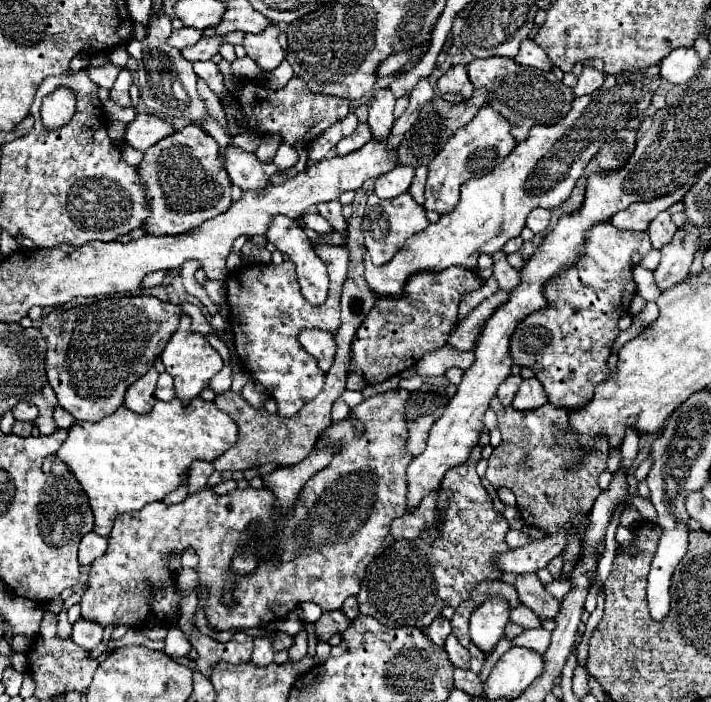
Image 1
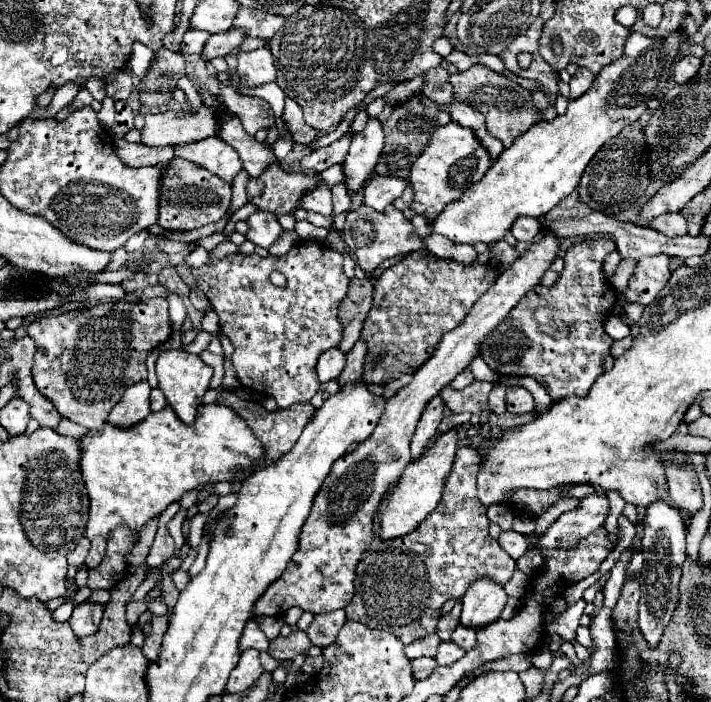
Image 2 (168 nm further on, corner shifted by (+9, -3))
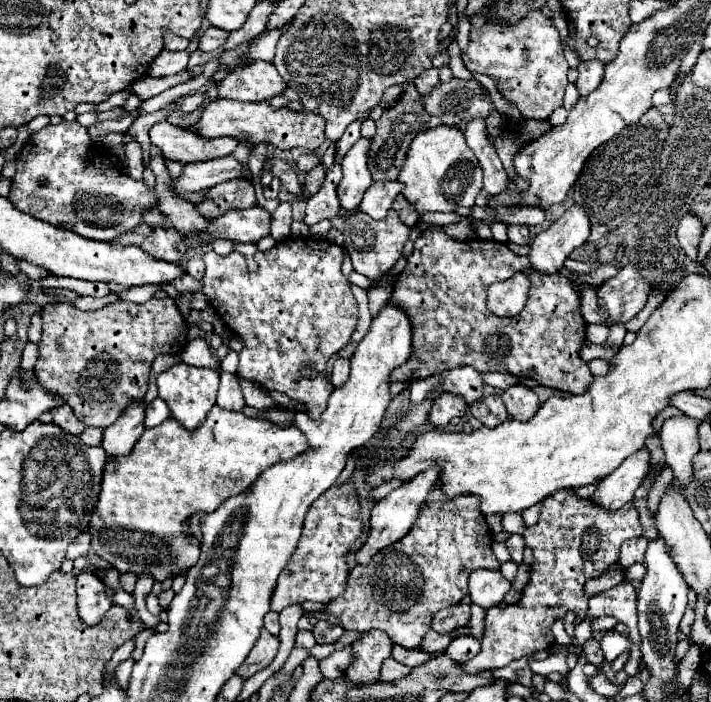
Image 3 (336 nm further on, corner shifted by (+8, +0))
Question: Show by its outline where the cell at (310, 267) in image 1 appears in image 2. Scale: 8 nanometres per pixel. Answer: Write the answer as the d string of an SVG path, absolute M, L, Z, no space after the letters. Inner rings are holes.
M257 210L255 214L251 214L247 218L247 226L249 226L249 230L247 230L245 238L261 248L269 248L277 240L277 236L283 232L275 214L269 214L265 210Z

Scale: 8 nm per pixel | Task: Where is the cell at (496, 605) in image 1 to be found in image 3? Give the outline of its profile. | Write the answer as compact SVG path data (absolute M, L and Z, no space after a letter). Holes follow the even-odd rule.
M476 569L474 573L470 573L468 595L472 597L472 603L480 605L482 609L500 605L508 591L510 591L510 581L500 571Z

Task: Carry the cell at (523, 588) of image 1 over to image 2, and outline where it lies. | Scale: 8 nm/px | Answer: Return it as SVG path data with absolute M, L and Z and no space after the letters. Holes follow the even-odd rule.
M581 598L575 606L567 608L563 614L559 614L559 618L557 618L553 624L547 624L549 634L557 632L563 640L575 644L575 636L577 636L579 618L581 618L581 614L583 614L583 608L585 608L585 600Z

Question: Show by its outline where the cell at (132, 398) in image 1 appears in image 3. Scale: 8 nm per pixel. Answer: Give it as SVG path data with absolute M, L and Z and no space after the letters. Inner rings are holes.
M136 399L122 411L122 415L110 427L104 429L102 447L110 457L130 453L130 449L144 431L144 411L146 411L144 401Z

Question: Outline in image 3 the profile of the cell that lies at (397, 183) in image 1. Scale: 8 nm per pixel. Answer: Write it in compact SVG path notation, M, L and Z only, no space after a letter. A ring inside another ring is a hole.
M376 181L366 189L364 199L360 203L360 211L368 213L372 219L384 219L400 191L400 181Z

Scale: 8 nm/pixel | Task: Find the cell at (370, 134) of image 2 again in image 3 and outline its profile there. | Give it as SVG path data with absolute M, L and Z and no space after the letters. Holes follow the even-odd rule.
M360 137L342 159L342 181L338 185L340 205L348 211L356 209L362 201L364 191L372 185L372 173L368 169L368 151L372 139Z

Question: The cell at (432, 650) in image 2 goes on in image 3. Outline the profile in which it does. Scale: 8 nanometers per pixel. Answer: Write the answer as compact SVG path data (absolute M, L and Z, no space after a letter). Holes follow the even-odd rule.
M394 645L394 659L408 665L408 667L418 667L422 663L426 663L434 653L430 651L422 651L422 649L406 649L406 647L398 647Z

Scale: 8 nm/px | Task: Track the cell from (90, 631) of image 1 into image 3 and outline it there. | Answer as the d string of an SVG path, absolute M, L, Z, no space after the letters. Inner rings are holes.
M92 573L78 575L78 615L84 625L92 627L102 621L112 601L104 595L104 583Z

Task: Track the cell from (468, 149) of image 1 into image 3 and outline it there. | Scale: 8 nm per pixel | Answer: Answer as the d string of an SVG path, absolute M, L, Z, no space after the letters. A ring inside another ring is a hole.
M440 125L420 133L406 155L406 163L398 175L404 183L402 195L420 211L456 211L458 207L472 207L482 189L482 169L468 149L464 133L458 127Z

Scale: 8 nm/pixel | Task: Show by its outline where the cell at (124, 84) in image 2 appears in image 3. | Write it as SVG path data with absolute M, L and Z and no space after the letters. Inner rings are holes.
M124 89L124 91L118 91L118 93L112 93L104 103L98 105L98 111L108 111L108 109L114 109L118 105L122 105L128 97L130 97L132 89Z

